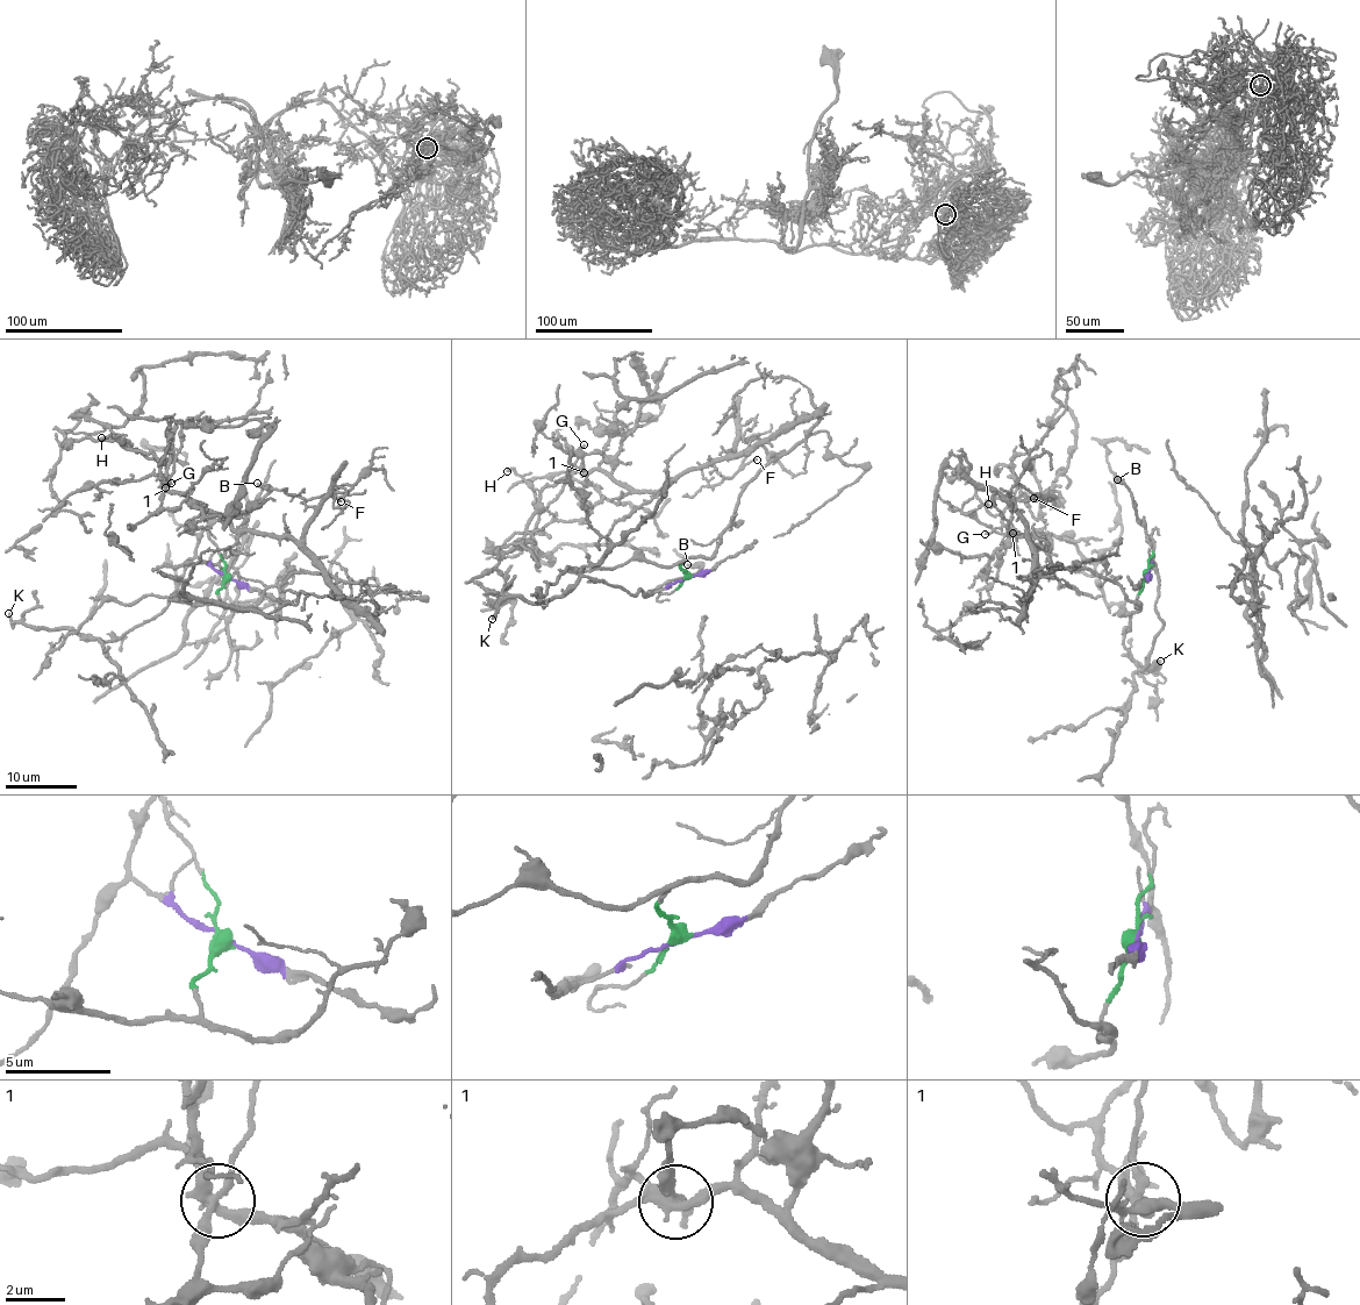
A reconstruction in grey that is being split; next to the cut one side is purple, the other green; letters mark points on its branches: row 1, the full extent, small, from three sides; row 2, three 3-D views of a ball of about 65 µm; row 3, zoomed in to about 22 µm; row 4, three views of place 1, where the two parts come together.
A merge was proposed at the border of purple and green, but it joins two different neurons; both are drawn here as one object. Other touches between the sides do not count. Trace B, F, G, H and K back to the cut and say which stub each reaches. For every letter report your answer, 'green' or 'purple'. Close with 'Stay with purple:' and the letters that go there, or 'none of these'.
B: purple
F: green
G: green
H: green
K: purple
Stay with purple: B, K

